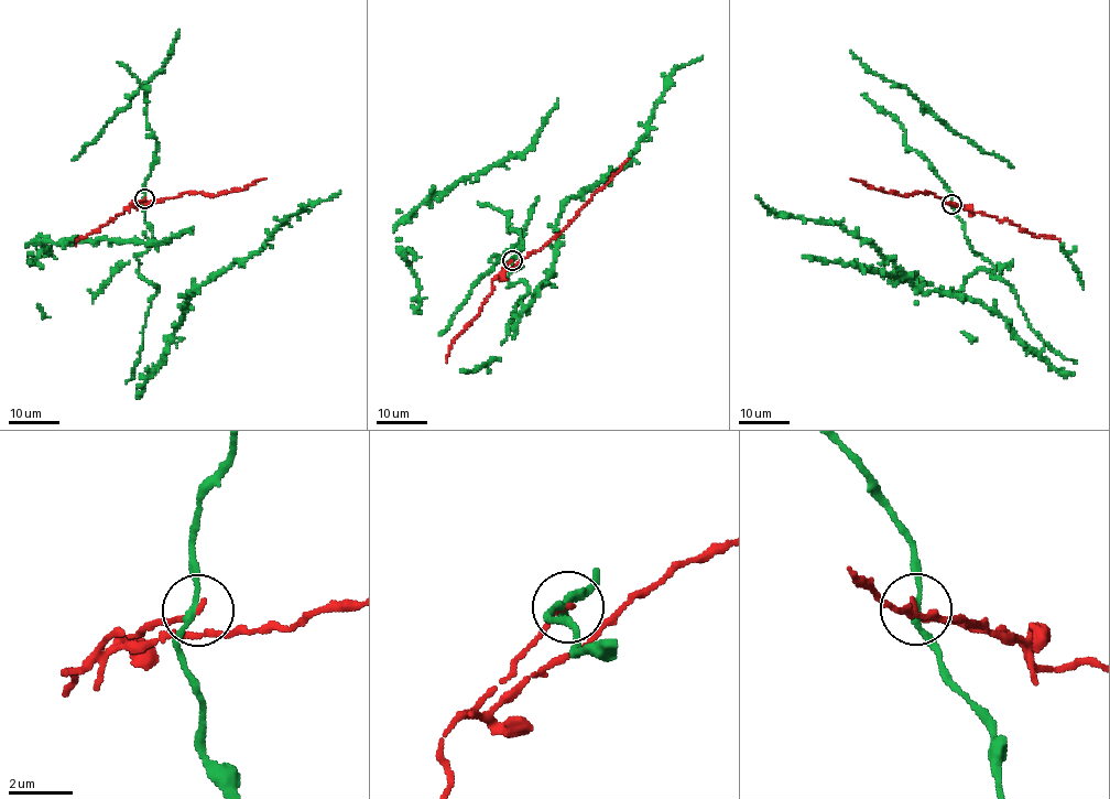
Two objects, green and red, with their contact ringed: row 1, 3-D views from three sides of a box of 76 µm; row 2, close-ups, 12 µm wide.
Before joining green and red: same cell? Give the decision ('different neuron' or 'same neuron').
different neuron

